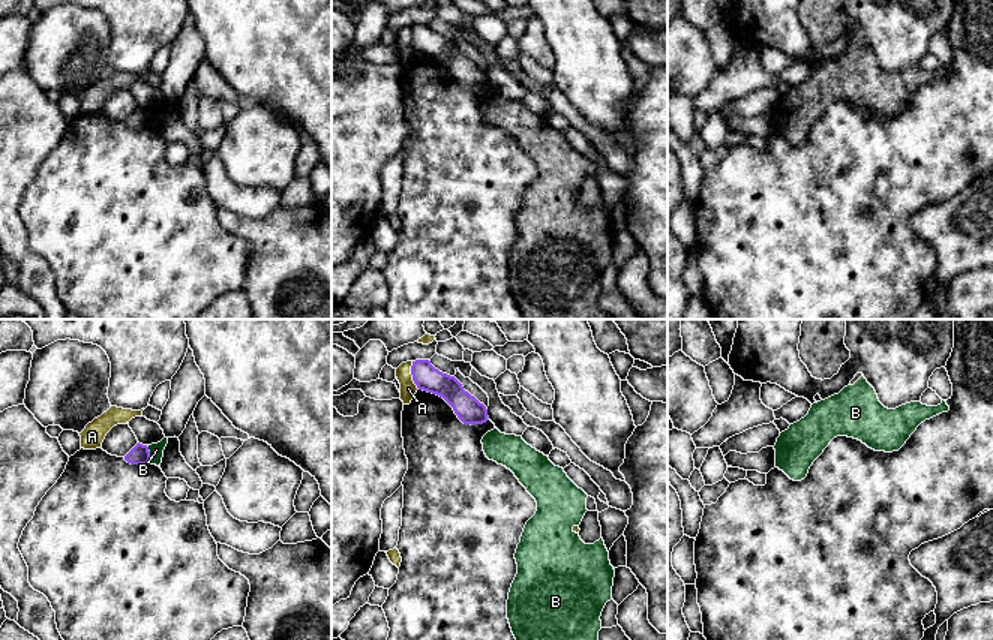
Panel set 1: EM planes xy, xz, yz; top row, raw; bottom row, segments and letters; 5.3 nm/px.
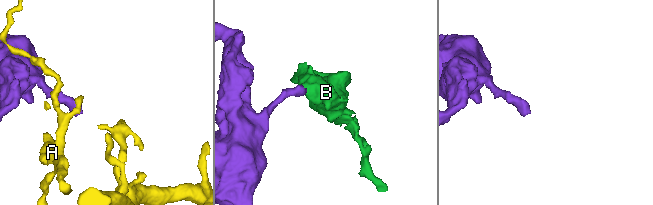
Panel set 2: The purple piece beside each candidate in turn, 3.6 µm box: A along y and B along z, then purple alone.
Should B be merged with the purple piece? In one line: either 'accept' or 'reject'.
reject

